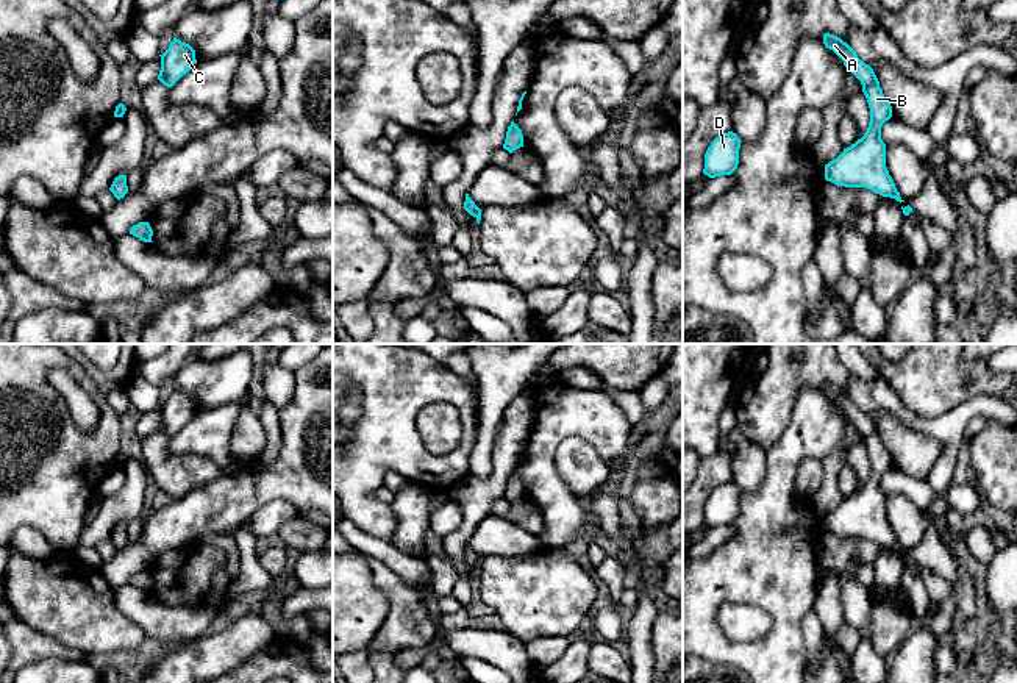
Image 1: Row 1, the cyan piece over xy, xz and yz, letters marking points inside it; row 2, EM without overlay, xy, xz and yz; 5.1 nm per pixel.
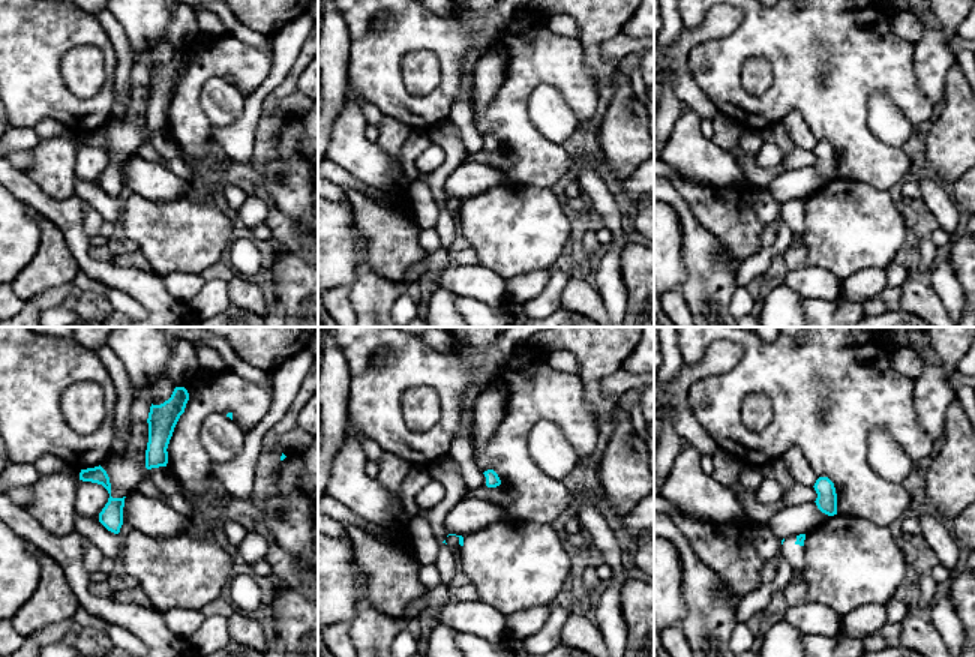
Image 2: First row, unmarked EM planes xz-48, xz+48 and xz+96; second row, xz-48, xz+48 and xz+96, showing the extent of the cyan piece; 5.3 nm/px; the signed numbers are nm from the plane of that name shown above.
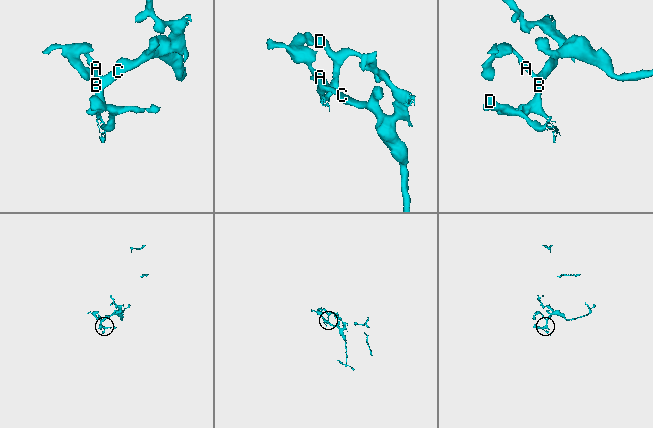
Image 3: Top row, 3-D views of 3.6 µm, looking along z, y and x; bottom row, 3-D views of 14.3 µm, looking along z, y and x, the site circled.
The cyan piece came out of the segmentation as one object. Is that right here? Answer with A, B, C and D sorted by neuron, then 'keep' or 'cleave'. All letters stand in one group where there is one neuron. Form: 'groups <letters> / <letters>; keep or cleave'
groups A B C D; keep

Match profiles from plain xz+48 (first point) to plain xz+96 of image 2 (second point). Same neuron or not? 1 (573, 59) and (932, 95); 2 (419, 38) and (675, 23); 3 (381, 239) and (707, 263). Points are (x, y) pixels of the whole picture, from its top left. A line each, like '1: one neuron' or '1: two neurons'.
1: two neurons
2: two neurons
3: two neurons

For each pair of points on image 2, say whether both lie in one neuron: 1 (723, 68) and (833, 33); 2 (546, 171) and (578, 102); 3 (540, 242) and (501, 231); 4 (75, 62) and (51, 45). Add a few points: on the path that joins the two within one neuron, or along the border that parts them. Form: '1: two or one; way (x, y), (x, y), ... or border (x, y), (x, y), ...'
1: one; way (750, 41), (758, 35), (806, 35)
2: one; way (519, 137), (519, 95), (536, 78), (546, 78)
3: one; way (531, 233), (510, 231)
4: two; border (96, 45), (74, 45), (60, 57), (66, 87)

